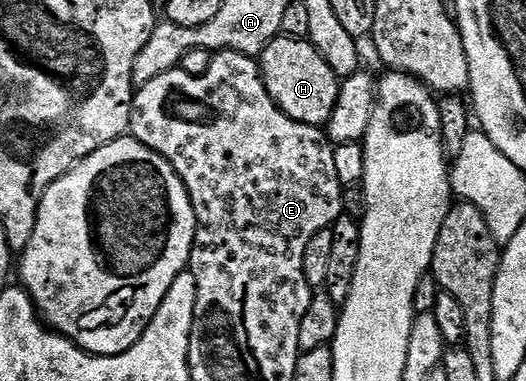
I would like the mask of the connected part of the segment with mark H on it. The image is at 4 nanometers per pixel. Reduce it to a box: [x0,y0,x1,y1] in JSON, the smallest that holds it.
[258,35,341,126]

